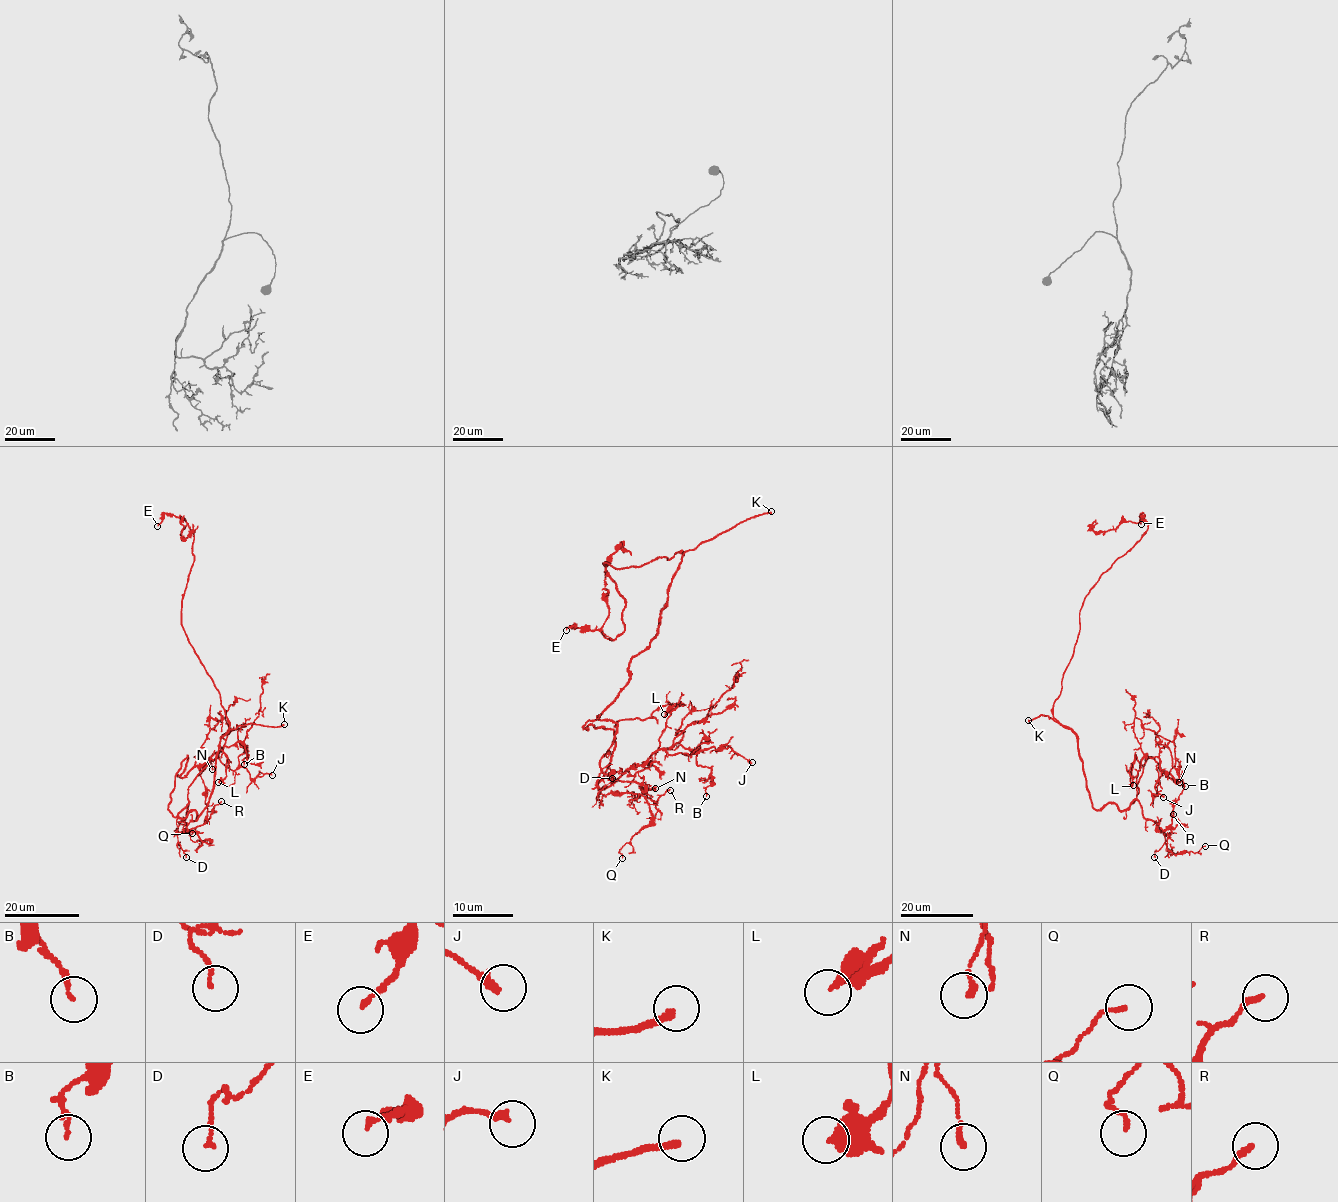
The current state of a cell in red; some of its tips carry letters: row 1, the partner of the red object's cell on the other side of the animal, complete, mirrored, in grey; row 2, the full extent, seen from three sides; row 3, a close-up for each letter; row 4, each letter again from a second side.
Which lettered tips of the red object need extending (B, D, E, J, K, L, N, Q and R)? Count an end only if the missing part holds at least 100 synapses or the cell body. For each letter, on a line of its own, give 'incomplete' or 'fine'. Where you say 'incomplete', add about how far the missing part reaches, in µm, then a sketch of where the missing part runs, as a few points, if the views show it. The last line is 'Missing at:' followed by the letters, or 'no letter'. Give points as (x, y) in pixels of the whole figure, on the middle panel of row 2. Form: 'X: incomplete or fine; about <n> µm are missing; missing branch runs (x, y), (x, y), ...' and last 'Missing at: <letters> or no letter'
B: fine
D: fine
E: fine
J: fine
K: incomplete; about 8 µm are missing; missing branch runs (771, 511), (793, 513), (799, 508), (800, 510)
L: fine
N: fine
Q: fine
R: fine
Missing at: K

